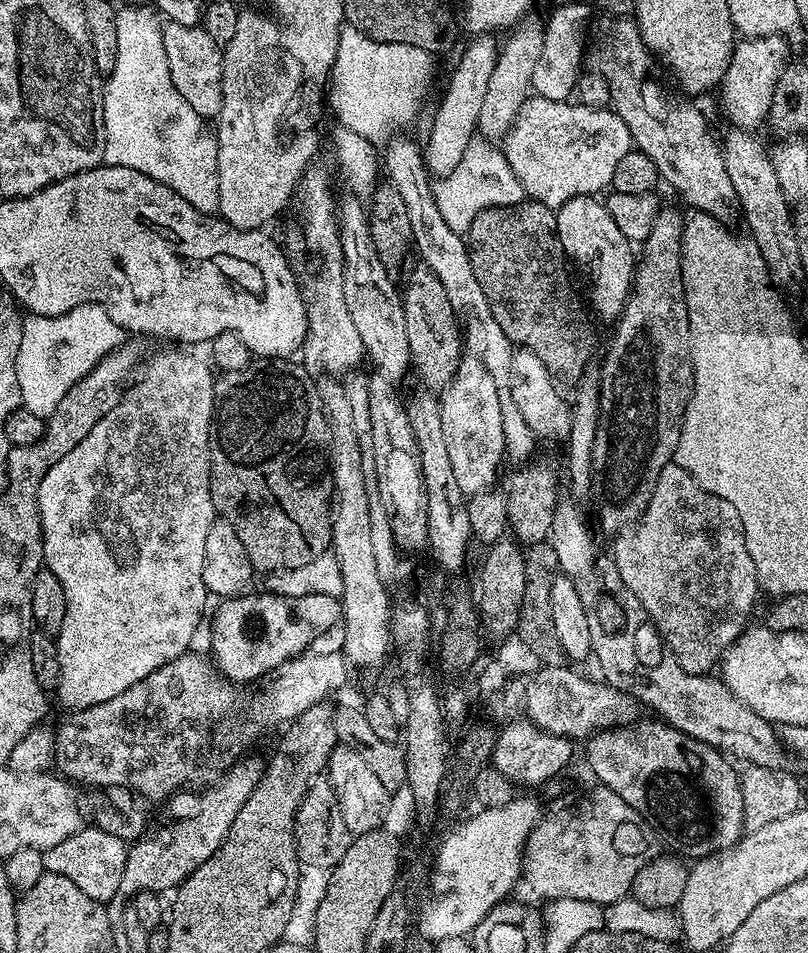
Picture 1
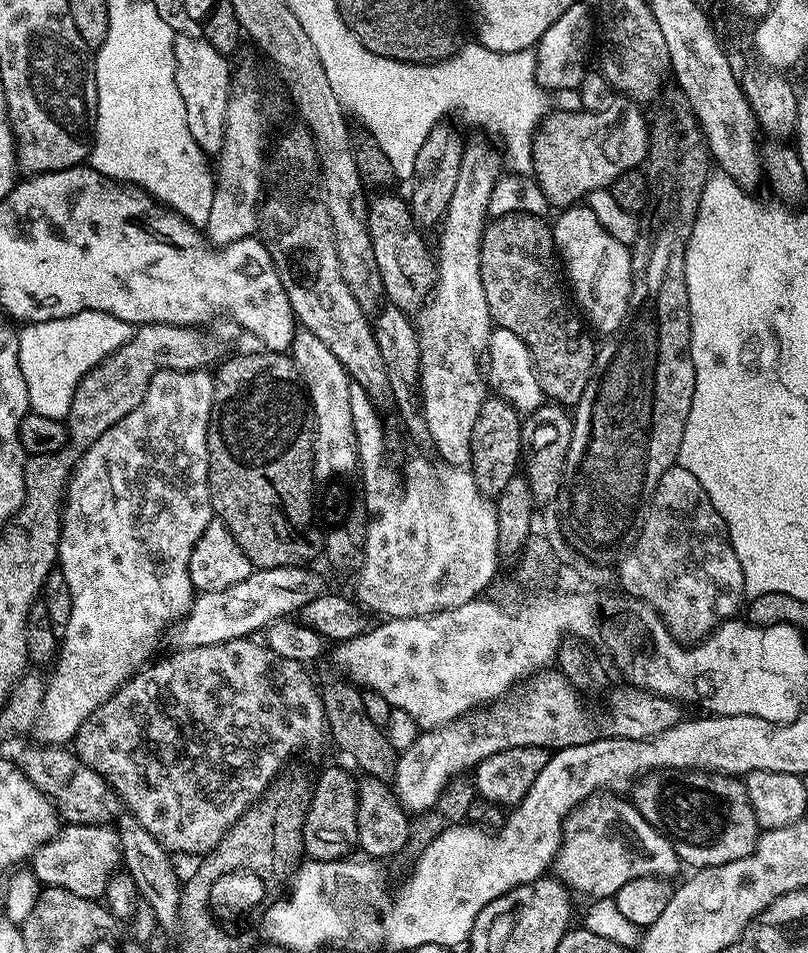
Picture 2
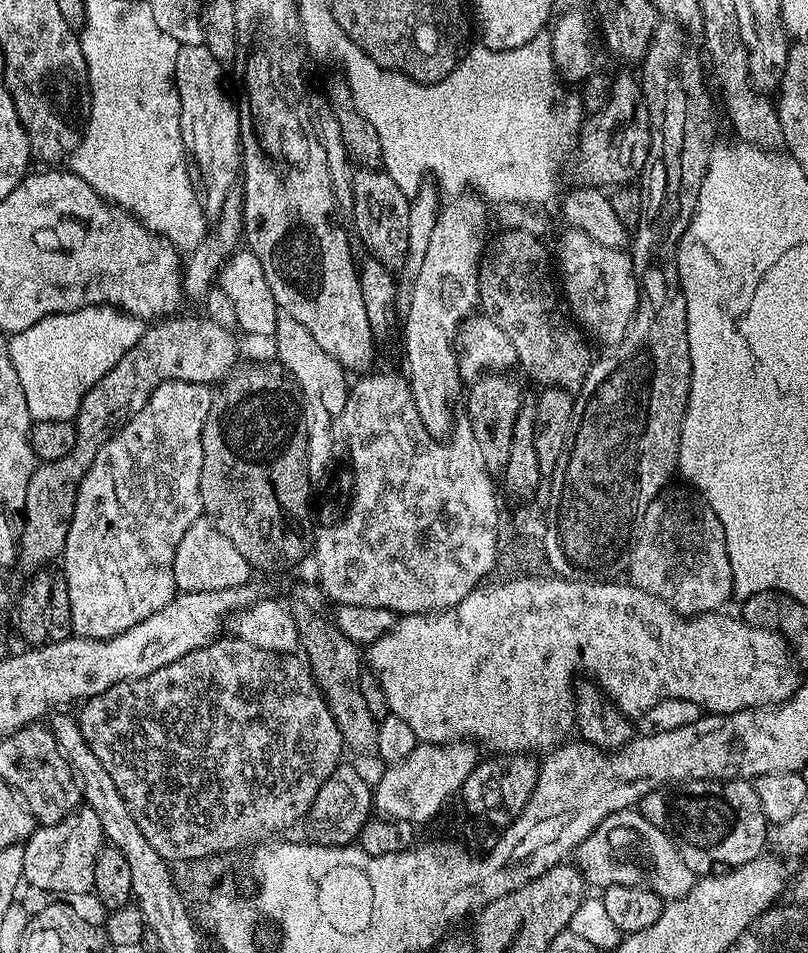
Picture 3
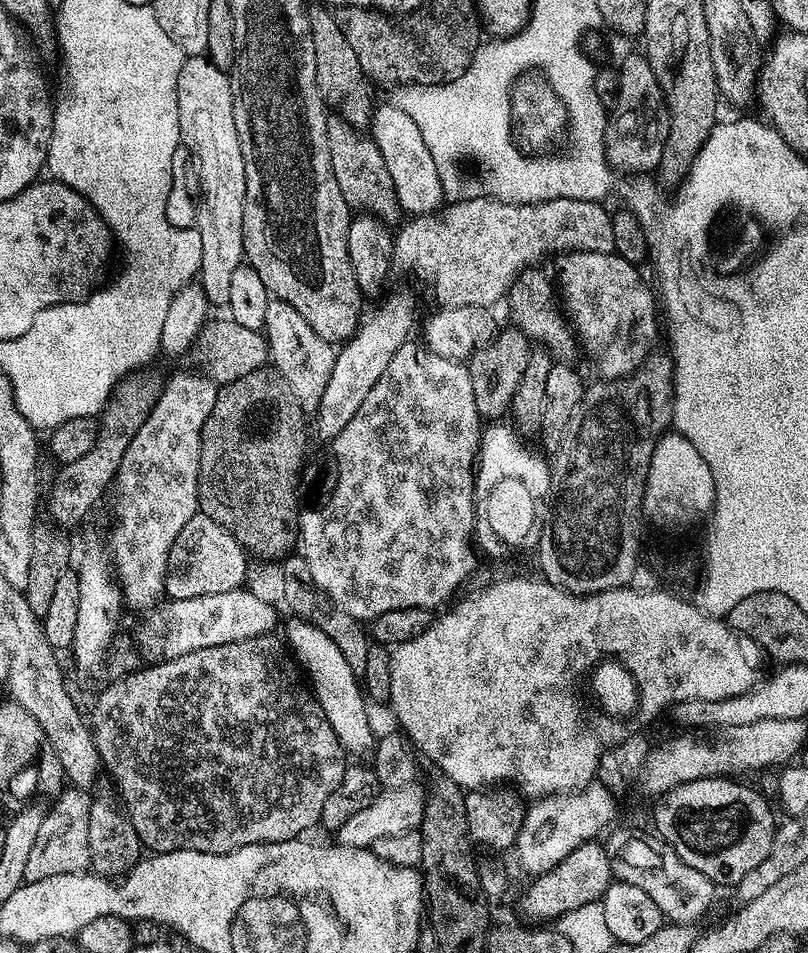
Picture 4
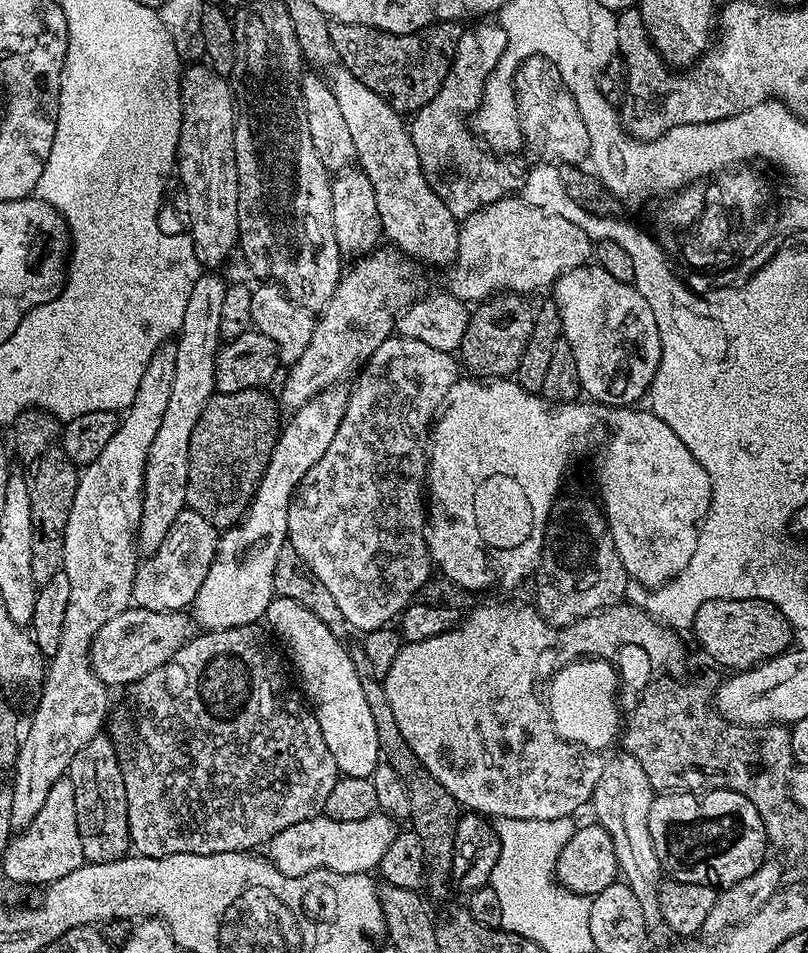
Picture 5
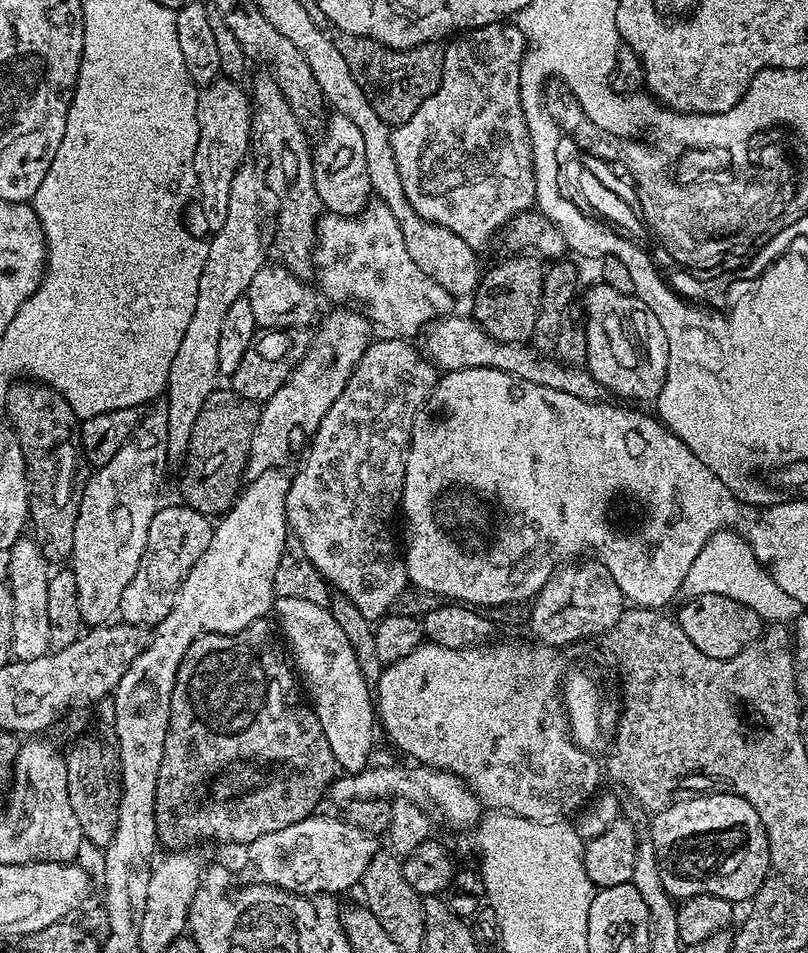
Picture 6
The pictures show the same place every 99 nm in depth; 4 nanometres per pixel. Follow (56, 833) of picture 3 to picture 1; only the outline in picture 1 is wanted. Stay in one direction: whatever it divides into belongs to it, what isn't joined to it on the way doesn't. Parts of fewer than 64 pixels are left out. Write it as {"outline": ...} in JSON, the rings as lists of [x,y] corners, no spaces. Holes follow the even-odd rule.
{"outline":[[[85,826],[70,838],[66,838],[66,842],[58,842],[54,846],[43,849],[43,855],[45,872],[62,874],[62,878],[70,878],[70,882],[74,882],[74,886],[78,886],[82,894],[107,902],[114,897],[118,882],[121,881],[128,848],[125,841],[114,834],[106,834],[95,826]]]}

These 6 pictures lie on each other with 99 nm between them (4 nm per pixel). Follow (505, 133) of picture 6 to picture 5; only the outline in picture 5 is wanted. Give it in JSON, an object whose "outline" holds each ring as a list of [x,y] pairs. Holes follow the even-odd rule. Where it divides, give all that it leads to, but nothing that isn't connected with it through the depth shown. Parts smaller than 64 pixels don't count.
{"outline":[[[488,22],[477,23],[480,24],[477,28],[469,27],[464,32],[446,82],[435,98],[415,113],[413,120],[416,121],[410,124],[412,140],[420,151],[420,158],[425,165],[432,167],[433,164],[436,167],[444,183],[442,195],[457,218],[467,218],[487,204],[505,199],[512,188],[512,176],[507,166],[499,160],[501,157],[485,147],[481,137],[469,125],[469,129],[464,125],[464,112],[472,114],[479,108],[484,98],[484,84],[508,48],[508,31],[499,23],[484,23]]]}

